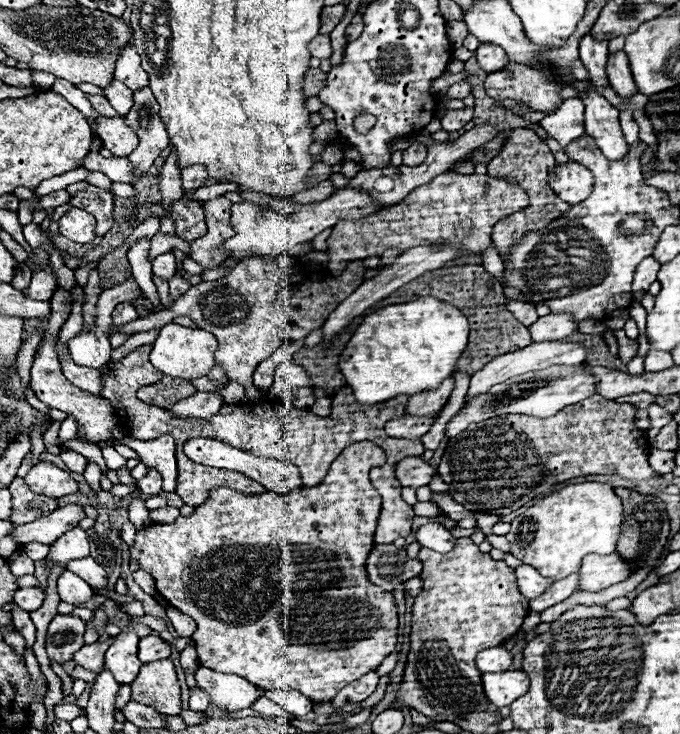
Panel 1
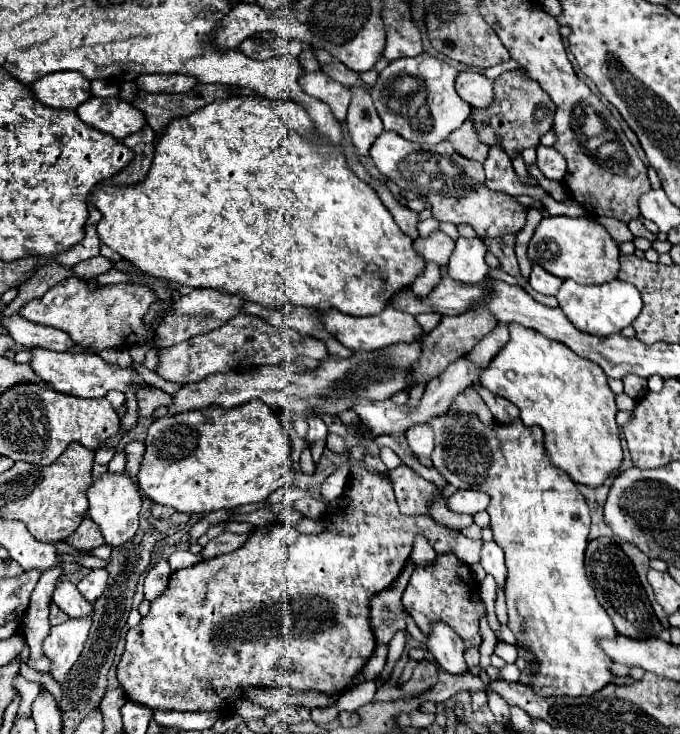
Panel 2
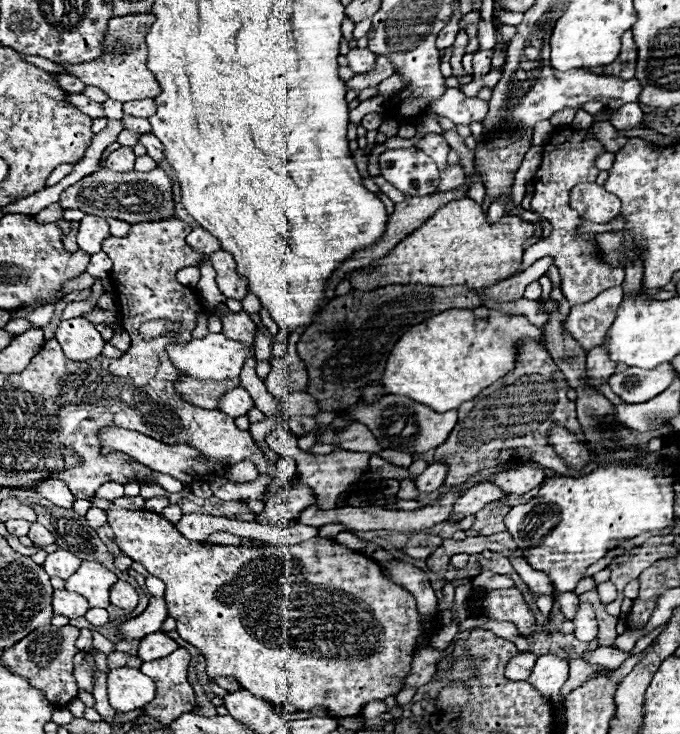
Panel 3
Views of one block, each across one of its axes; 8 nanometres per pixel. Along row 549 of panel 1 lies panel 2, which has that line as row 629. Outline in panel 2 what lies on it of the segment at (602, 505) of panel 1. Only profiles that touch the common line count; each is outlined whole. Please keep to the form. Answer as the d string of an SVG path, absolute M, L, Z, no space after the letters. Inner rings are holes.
M442 414L428 422L436 432L436 448L432 452L434 468L456 488L472 488L490 494L488 514L494 540L506 554L506 604L508 626L516 636L518 660L522 670L520 682L530 686L536 694L548 696L592 696L616 678L608 666L612 658L604 654L598 640L602 636L614 638L616 628L608 612L600 606L584 566L584 552L590 532L590 510L586 498L568 476L554 466L544 448L544 430L538 426L524 426L520 420L500 424L496 430L484 428L476 418Z

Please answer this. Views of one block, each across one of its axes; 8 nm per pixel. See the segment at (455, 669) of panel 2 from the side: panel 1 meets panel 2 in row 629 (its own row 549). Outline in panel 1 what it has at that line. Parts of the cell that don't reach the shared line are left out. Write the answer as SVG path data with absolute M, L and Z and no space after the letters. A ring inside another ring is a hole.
M428 522L416 530L416 540L436 552L450 552L454 548L454 536L438 522Z

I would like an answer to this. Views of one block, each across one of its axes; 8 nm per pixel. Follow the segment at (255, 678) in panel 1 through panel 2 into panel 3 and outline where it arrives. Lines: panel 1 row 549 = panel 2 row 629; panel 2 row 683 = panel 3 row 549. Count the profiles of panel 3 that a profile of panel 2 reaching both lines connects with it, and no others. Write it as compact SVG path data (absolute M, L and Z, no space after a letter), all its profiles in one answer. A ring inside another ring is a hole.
M112 506L108 512L108 522L114 530L114 540L120 548L122 554L126 554L128 558L132 558L134 562L140 562L148 568L150 574L158 576L164 584L166 584L166 606L168 606L168 614L172 618L178 620L178 634L194 644L202 656L206 658L206 674L210 678L216 676L228 676L234 678L244 690L252 692L256 698L268 702L268 704L292 704L296 706L296 710L312 710L316 706L324 706L326 712L334 718L344 718L344 716L356 716L358 712L364 710L364 706L372 700L386 700L388 696L396 696L402 690L402 682L408 674L410 662L412 662L412 650L416 646L416 638L422 636L422 620L416 612L416 600L414 596L402 588L400 584L394 584L382 570L380 564L374 562L372 558L352 552L350 548L344 548L340 544L334 544L328 538L322 536L314 536L302 544L292 544L292 546L220 546L220 544L208 544L208 542L192 542L186 540L172 522L168 522L166 518L162 518L160 514L154 512L146 512L146 510L124 510L118 506ZM284 584L290 584L292 590L282 590L286 588ZM304 586L304 590L302 590ZM316 586L318 592L310 592L310 588ZM220 588L220 598L216 596ZM294 588L300 588L298 592L294 592ZM320 590L326 592L320 592ZM304 624L304 626L302 626Z

